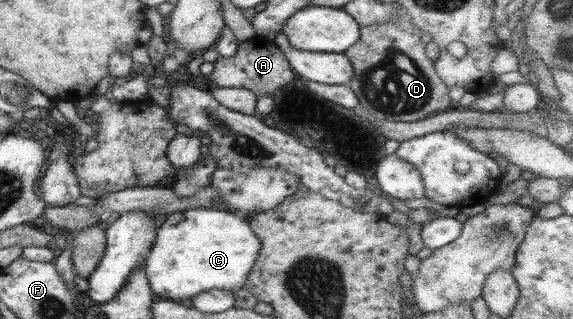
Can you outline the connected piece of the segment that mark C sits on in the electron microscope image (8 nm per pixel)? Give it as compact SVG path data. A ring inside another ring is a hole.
M190 208L166 216L144 271L152 291L161 299L187 303L192 296L211 289L235 292L244 288L261 247L249 220L227 210Z

